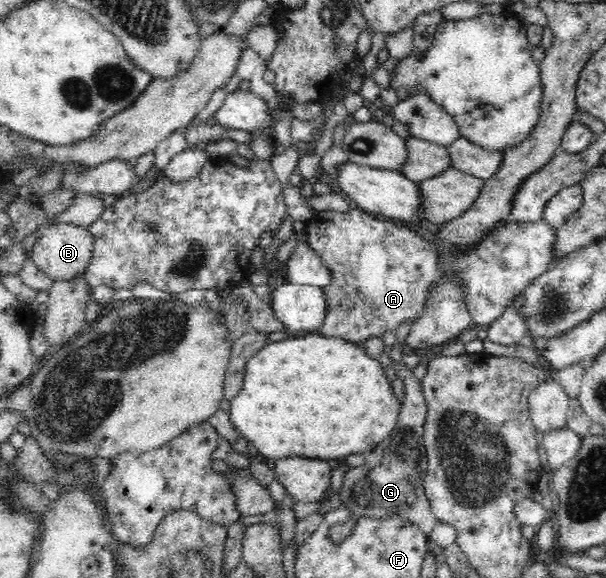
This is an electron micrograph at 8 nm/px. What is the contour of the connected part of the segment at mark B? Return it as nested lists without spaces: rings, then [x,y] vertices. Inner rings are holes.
[[[71,223],[54,224],[45,228],[42,236],[36,240],[30,257],[53,280],[69,280],[84,274],[93,254],[94,236],[87,227]]]

